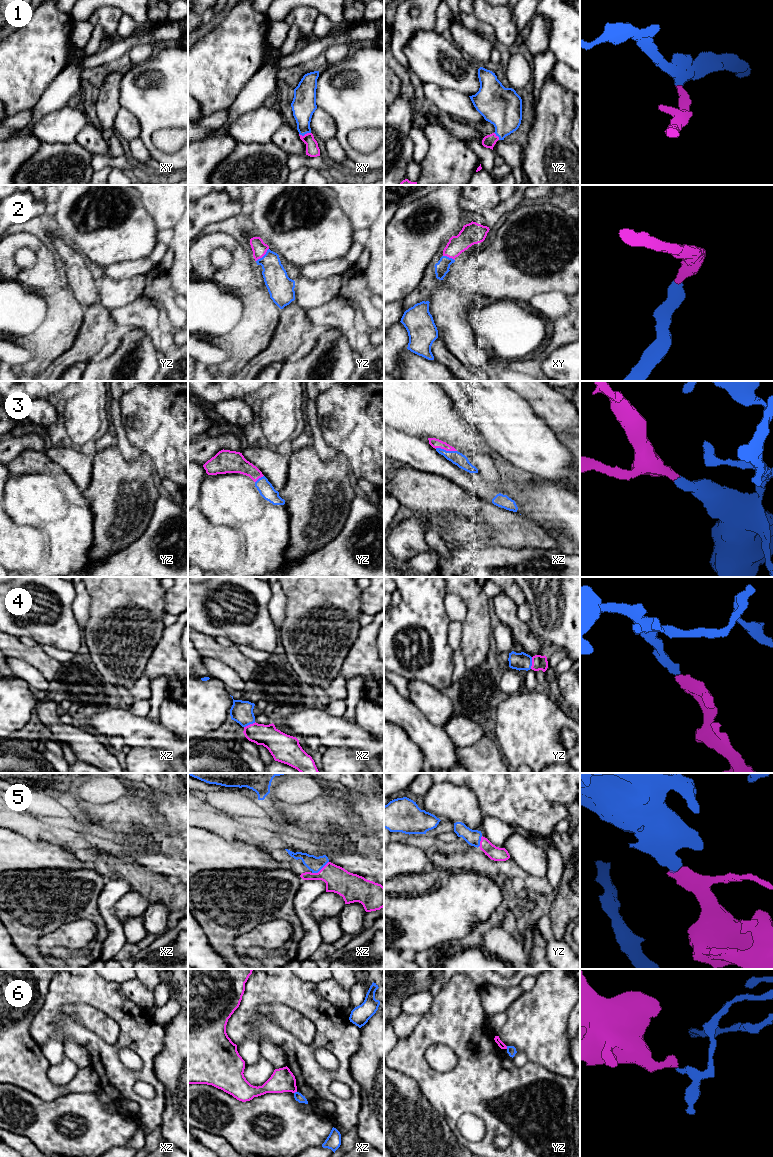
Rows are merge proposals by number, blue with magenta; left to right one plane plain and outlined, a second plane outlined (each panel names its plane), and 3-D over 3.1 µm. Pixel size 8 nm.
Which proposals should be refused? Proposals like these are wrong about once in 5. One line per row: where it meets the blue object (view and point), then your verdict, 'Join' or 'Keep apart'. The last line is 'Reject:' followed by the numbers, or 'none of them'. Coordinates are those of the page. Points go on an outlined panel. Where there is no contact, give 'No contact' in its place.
1: Touches blue at xy (304, 134). Join
2: Touches blue at yz (264, 255). Join
3: Touches blue at xz (445, 450). Join
4: Touches blue at yz (531, 663). Join
5: Touches blue at xz (320, 869). Join
6: Touches blue at xz (295, 1092). Keep apart
Reject: 6

